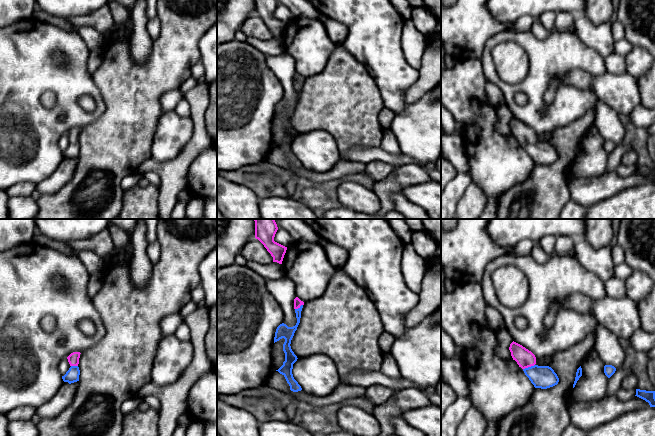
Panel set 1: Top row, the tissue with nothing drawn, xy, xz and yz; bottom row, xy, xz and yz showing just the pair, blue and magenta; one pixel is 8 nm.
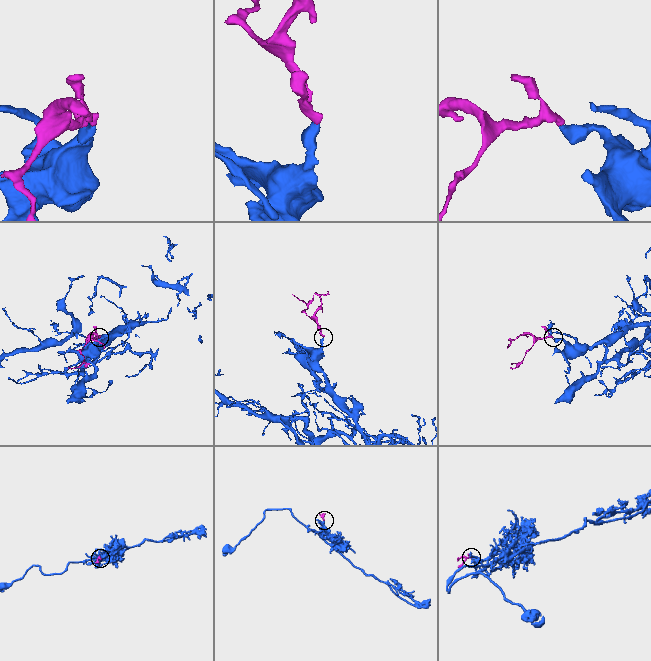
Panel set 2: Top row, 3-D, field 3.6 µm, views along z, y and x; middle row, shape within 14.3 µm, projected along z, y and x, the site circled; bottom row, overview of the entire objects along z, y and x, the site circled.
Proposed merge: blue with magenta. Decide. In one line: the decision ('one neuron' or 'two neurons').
one neuron

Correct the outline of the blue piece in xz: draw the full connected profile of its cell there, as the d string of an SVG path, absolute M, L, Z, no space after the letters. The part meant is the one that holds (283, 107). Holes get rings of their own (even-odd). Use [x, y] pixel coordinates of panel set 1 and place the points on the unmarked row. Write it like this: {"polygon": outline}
{"polygon": "M298 73L294 75L294 85L295 85L296 94L297 94L296 101L293 103L288 103L284 99L280 100L276 105L275 113L274 113L274 119L279 117L282 114L285 115L285 118L283 120L283 127L285 129L285 137L283 138L283 141L276 147L278 147L280 150L282 150L285 153L287 159L290 162L290 166L293 168L298 168L302 166L301 162L294 155L292 150L293 140L297 137L298 134L292 127L290 120L294 112L294 109L297 106L297 103L300 99L301 87L302 87L303 81L304 81L304 78L301 77Z"}

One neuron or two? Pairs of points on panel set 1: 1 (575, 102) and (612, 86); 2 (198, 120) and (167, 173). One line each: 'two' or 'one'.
1: two
2: one

